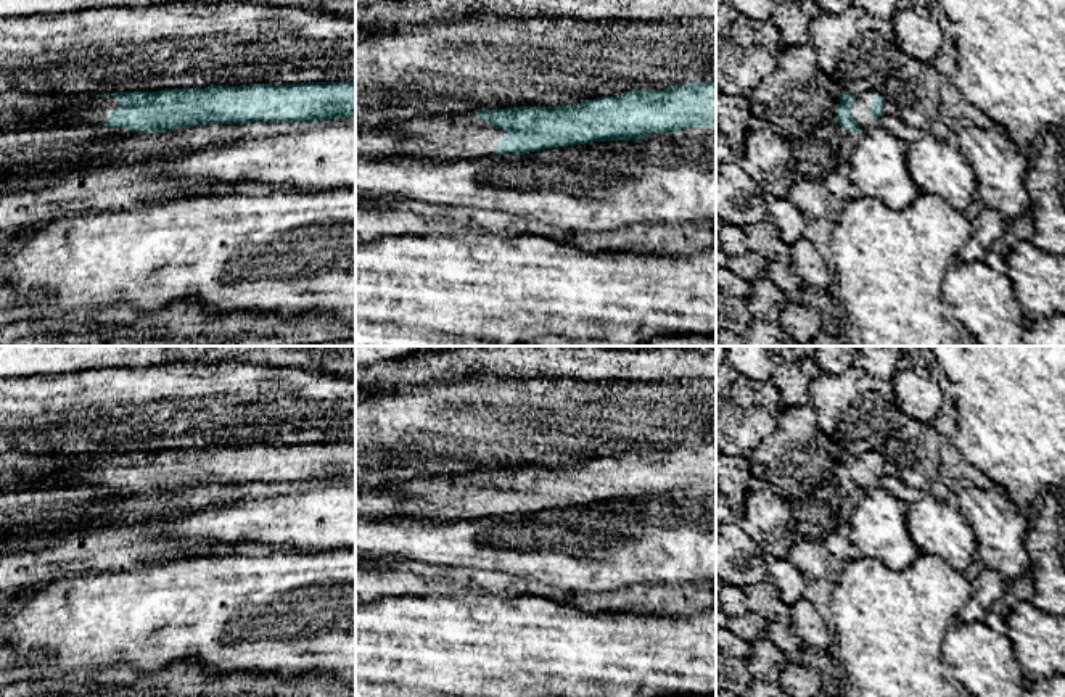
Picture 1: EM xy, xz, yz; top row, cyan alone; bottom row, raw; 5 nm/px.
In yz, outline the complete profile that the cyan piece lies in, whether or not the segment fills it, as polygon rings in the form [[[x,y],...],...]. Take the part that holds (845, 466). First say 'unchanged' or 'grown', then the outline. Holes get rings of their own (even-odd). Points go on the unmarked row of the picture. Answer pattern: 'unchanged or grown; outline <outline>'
grown; outline [[[875,451],[861,456],[843,452],[837,465],[837,481],[845,491],[859,493],[877,485],[877,480],[890,472],[885,459]]]

